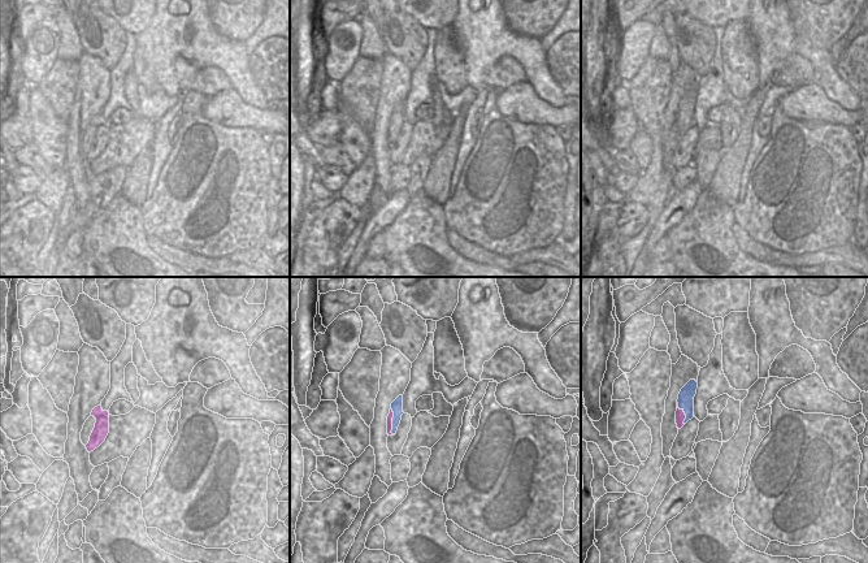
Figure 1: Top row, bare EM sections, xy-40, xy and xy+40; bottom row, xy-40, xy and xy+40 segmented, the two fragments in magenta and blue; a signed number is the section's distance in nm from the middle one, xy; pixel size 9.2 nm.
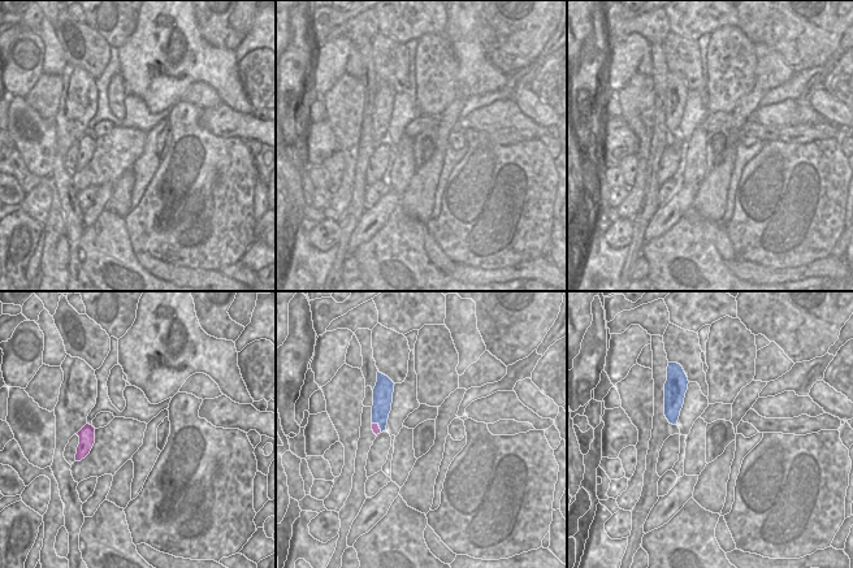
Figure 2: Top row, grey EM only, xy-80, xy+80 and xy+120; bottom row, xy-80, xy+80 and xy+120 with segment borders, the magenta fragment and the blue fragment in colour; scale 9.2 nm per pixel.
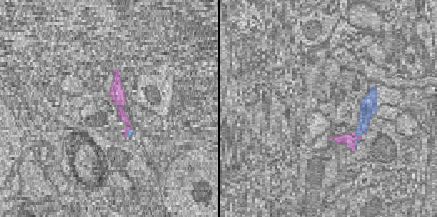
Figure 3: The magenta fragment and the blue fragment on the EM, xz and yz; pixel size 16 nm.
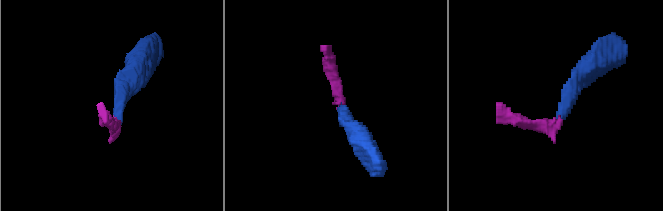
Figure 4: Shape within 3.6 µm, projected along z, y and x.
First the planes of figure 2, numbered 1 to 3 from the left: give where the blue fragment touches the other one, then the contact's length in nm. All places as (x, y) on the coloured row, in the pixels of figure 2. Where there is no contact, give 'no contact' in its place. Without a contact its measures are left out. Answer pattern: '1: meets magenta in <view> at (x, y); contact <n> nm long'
1: no contact
2: meets magenta in xy+80 at (379, 426); contact 130 nm long
3: no contact

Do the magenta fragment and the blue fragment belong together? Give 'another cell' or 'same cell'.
another cell

